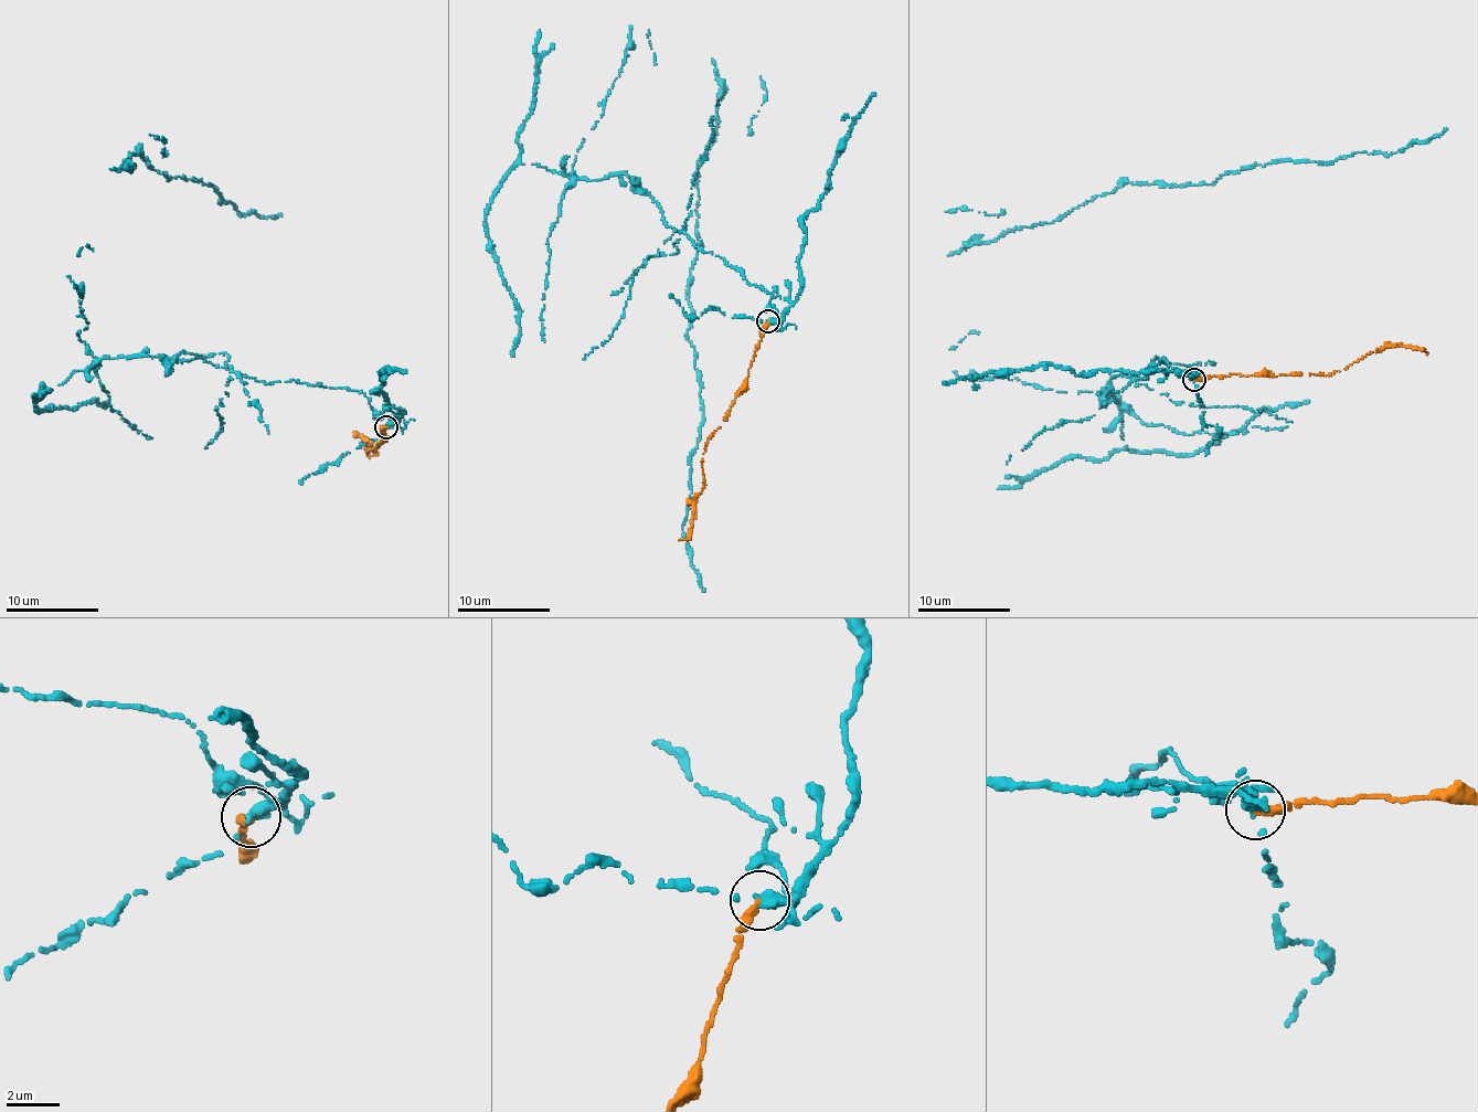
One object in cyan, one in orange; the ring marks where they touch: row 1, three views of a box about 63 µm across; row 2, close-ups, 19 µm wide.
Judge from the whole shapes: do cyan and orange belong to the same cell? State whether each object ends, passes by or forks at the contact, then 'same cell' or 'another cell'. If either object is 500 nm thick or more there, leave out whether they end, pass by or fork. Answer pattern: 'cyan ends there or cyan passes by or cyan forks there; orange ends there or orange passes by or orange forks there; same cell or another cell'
cyan ends there; orange ends there; another cell

